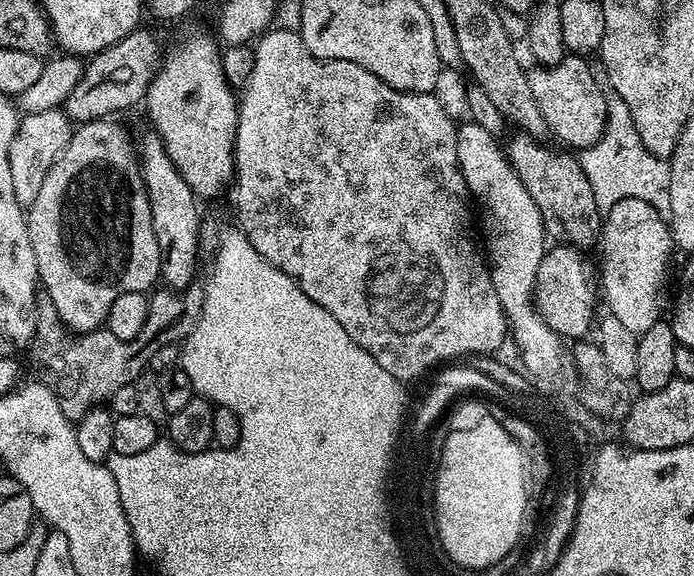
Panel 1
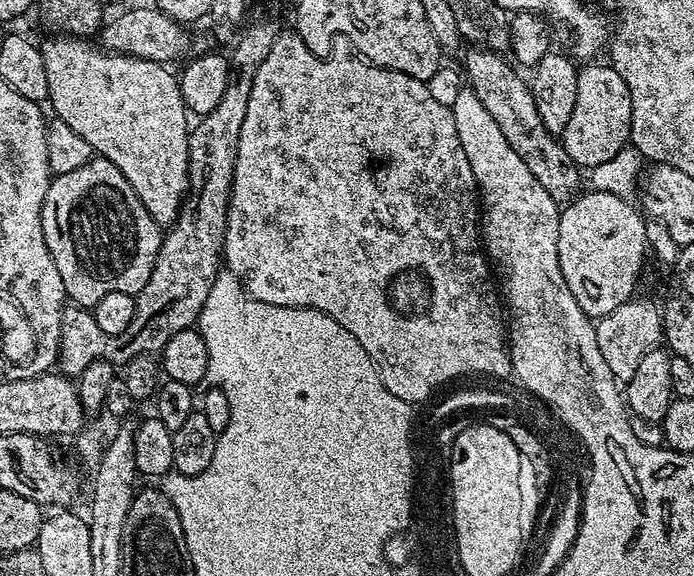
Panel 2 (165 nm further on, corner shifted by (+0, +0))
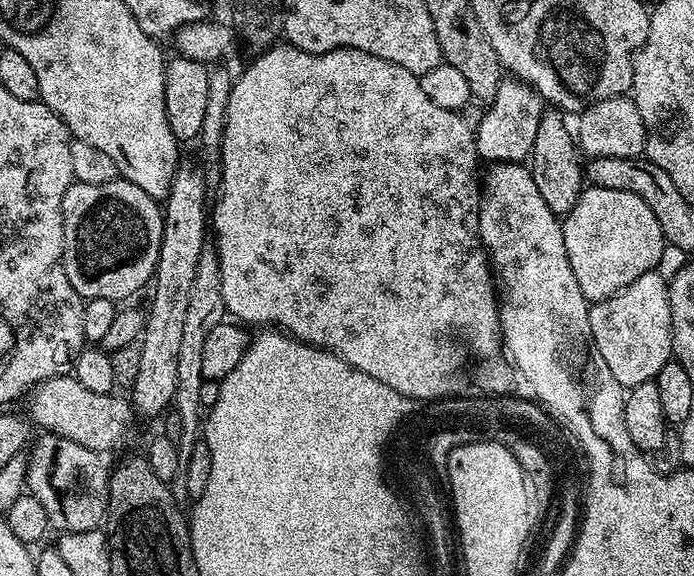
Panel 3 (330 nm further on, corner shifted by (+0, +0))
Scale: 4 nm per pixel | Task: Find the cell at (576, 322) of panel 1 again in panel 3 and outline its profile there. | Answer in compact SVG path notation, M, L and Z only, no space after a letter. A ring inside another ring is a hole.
M585 187L562 223L570 270L574 270L578 290L589 302L610 298L630 286L634 278L656 270L666 245L654 210L638 194L626 190Z

